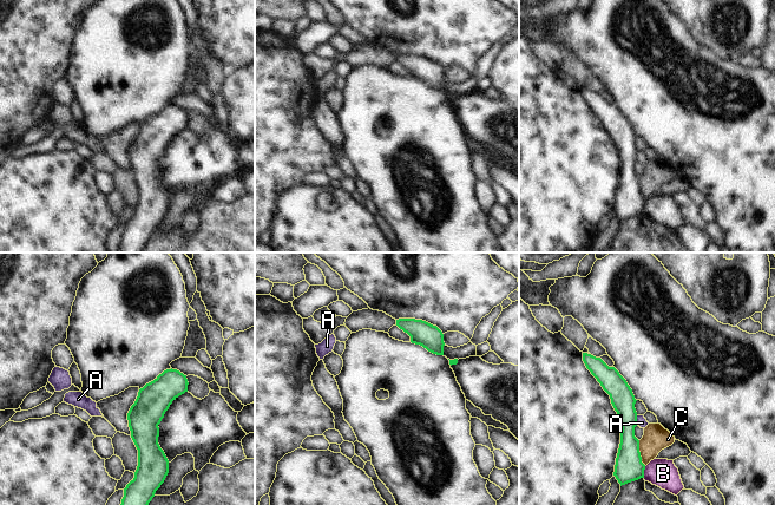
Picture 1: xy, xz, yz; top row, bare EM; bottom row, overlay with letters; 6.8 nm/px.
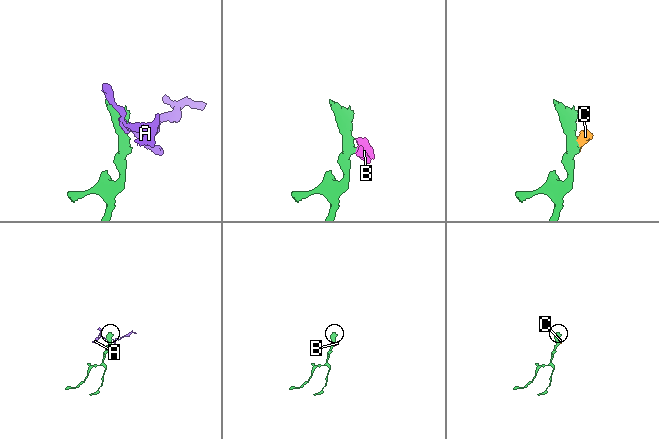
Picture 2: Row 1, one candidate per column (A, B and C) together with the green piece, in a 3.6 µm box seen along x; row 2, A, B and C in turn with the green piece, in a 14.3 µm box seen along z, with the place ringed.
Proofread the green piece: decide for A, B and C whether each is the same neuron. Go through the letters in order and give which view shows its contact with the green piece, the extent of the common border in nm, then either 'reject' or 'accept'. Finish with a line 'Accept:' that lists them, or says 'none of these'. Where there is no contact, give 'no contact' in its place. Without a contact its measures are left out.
A: contact in yz; length 70 nm; reject
B: contact in yz; length 80 nm; reject
C: contact in yz; length 180 nm; reject
Accept: none of these

